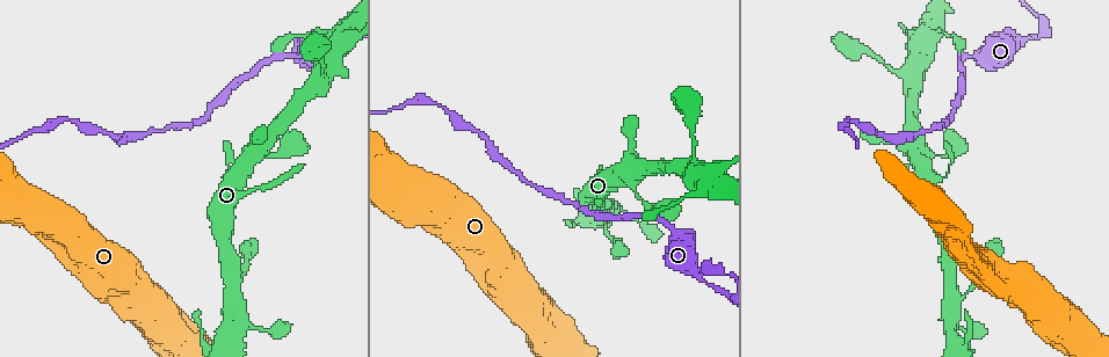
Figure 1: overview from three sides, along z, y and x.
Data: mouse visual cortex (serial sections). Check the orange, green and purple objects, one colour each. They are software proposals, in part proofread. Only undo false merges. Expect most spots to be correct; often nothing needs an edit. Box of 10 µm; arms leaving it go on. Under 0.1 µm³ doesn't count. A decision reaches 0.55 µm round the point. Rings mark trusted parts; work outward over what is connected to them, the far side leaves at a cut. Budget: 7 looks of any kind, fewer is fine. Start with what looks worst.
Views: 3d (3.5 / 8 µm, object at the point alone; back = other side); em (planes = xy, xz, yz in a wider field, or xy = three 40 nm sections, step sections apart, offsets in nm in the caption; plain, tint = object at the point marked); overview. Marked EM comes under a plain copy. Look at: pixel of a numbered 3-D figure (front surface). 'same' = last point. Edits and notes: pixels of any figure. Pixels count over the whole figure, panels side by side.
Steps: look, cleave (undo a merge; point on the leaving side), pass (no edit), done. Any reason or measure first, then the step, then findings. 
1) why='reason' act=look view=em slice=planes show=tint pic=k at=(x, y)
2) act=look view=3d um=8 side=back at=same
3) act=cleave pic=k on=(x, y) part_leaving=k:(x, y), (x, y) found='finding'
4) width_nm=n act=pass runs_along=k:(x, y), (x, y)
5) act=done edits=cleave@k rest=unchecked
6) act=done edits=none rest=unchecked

why='a narrow waist' act=look view=3d um=3.5 pic=1 at=(710, 285)

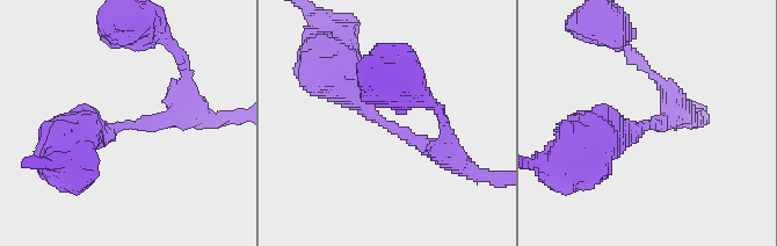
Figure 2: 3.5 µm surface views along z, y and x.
why='need the tissue' act=look view=em slice=xy step=1 show=tint pic=2 at=(384, 120)

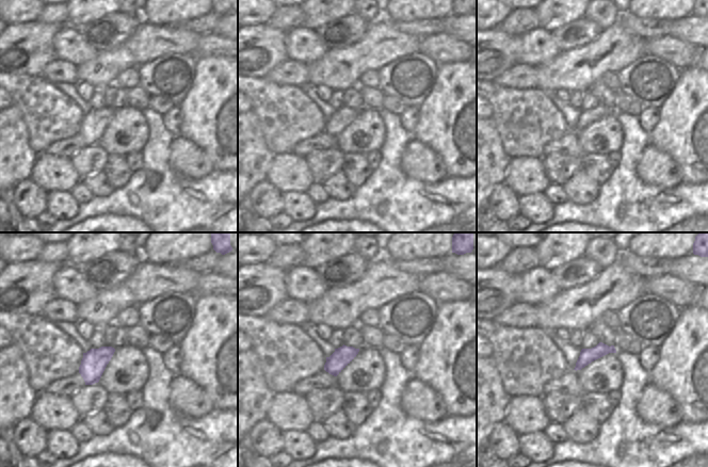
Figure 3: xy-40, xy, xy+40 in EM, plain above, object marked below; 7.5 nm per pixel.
act=pass runs_along=3:(612, 350), (591, 354), (578, 367) found='one cell here'

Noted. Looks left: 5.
why='three-way junction' act=look view=3d um=3.5 pic=1 at=(710, 172)

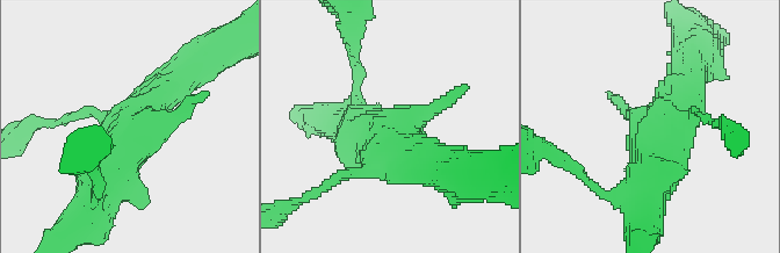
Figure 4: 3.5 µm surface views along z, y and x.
act=look view=em slice=xy step=1 show=tint pic=4 at=(391, 131)

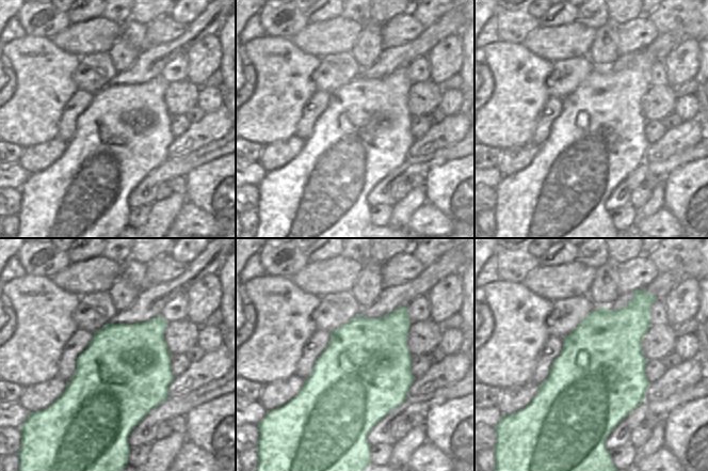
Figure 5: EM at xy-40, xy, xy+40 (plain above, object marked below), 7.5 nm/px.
act=pass runs_along=4:(82, 221), (114, 157), (157, 100) found='continuous, no second cell'

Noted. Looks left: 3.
why='calibre changes' act=look view=3d um=3.5 pic=1 at=(951, 296)

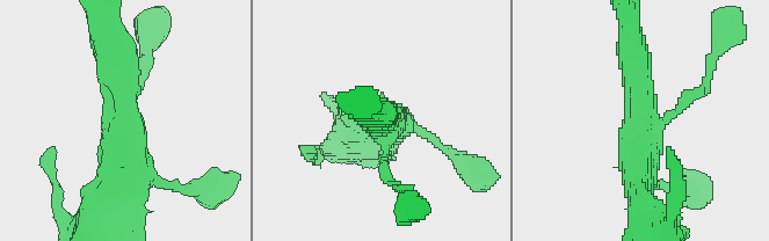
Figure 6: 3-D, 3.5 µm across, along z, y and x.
act=look view=em slice=xy step=2 show=tint pic=6 at=(639, 122)

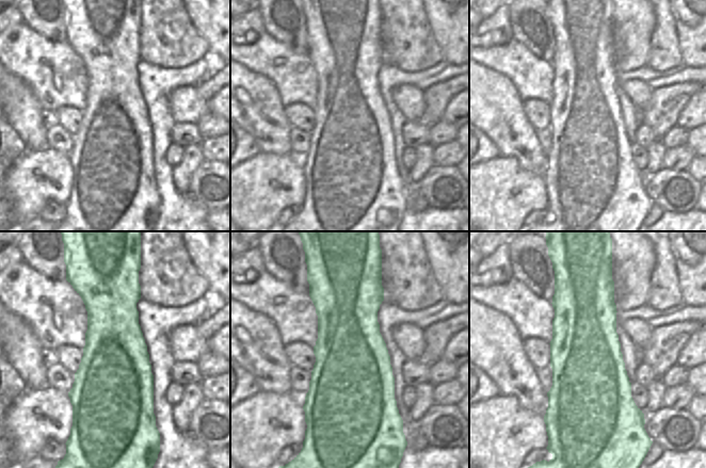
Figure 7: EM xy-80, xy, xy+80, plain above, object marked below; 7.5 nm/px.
width_nm=600 act=pass runs_along=6:(632, 48), (640, 97), (640, 197) found='all the same cell'

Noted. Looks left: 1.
act=done edits=none rest=unchecked

